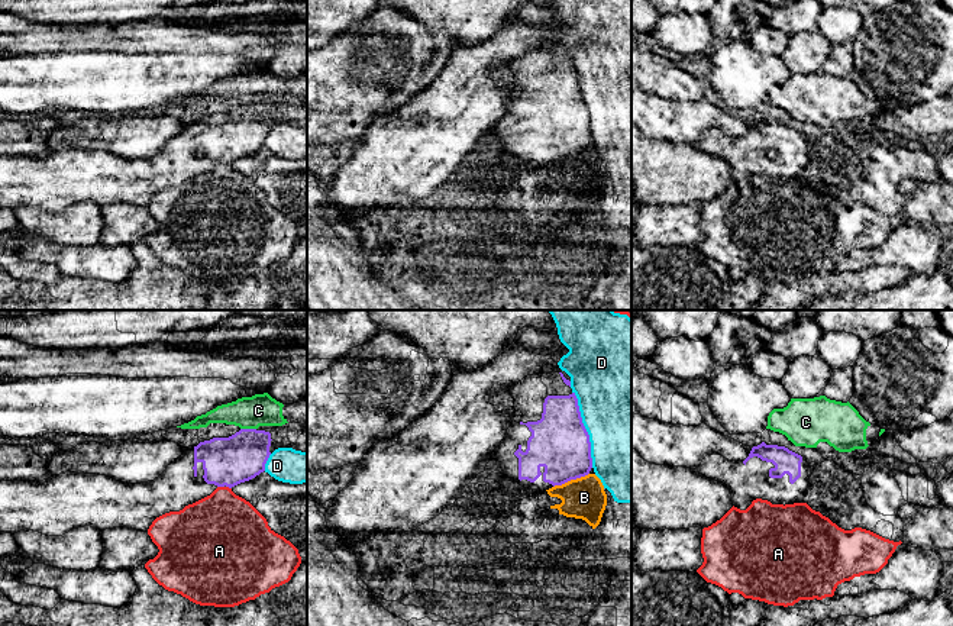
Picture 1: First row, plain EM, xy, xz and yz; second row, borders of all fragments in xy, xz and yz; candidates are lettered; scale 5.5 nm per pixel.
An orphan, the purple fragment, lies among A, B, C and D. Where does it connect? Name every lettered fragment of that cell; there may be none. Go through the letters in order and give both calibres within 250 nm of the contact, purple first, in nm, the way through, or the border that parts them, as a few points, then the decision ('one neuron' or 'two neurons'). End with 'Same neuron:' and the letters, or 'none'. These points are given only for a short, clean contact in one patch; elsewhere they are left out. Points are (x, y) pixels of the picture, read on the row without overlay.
A: 280 nm thick on the purple side, 420 nm on the other; border along xy (217, 161), (223, 163); two neurons
B: 320 nm thick on the purple side, 220 nm on the other; border along xz (588, 148), (553, 163); two neurons
C: 280 nm thick on the purple side, 180 nm on the other; border along xy (241, 103), (255, 105); two neurons
D: 320 nm thick on the purple side, 500 nm on the other; two neurons
Same neuron: none

